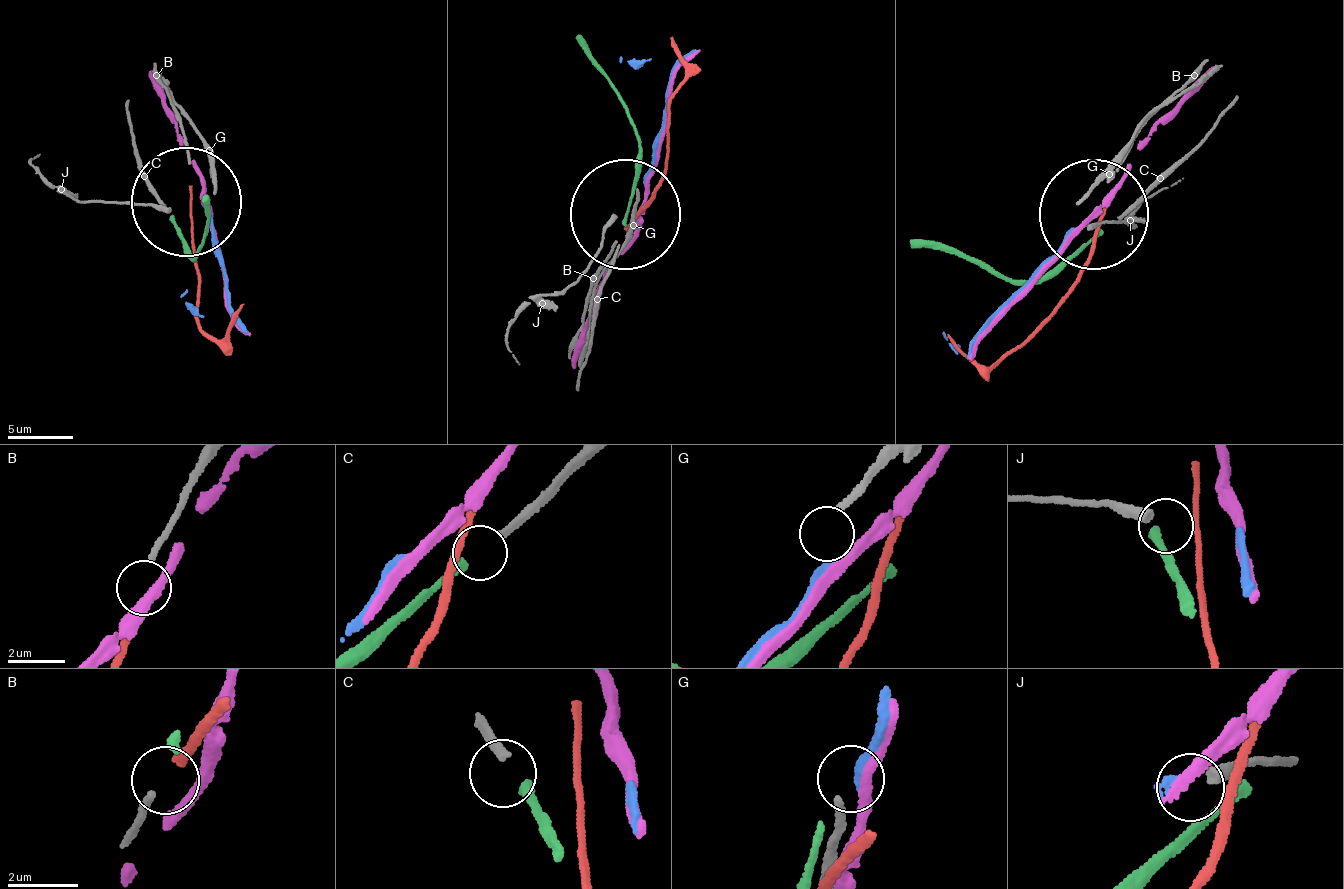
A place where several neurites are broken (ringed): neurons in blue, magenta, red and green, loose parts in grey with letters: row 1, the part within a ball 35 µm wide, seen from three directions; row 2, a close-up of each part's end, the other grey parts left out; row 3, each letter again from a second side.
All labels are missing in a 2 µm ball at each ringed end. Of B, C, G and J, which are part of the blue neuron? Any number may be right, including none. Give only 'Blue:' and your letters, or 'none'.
Blue: none

